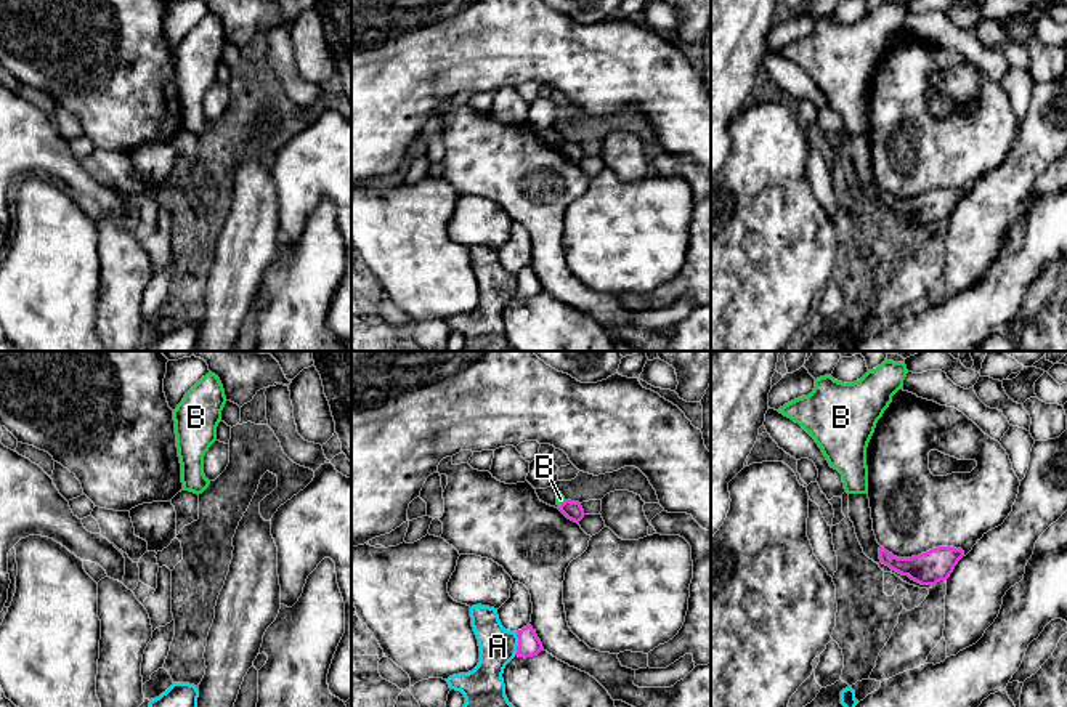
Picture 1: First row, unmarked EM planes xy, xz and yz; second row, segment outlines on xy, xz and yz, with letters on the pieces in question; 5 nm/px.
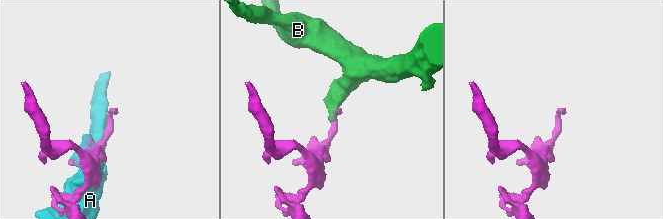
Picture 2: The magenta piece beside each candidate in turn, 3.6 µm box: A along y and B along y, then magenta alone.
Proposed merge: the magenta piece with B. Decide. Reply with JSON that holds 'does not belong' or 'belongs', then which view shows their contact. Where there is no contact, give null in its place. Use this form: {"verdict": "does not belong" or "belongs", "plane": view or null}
{"verdict": "does not belong", "plane": "xz"}

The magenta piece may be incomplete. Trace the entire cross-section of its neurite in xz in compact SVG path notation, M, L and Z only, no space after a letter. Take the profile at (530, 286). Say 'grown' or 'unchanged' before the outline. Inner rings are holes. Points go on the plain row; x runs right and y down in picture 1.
unchanged | M531 266L523 268L517 273L518 287L515 297L518 298L533 298L544 292L541 281Z

